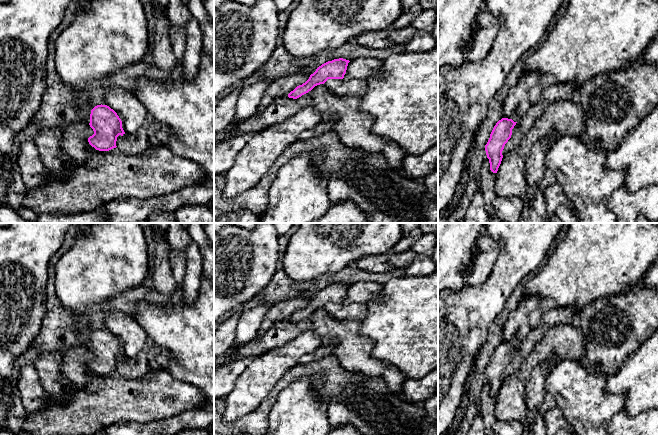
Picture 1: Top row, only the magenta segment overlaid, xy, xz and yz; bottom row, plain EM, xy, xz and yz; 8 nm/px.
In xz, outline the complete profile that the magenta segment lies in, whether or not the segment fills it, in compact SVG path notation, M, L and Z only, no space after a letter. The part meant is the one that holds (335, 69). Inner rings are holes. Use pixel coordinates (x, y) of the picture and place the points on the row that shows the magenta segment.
M339 58L322 64L305 83L291 91L288 97L297 99L311 91L315 86L324 84L328 79L343 79L349 62L349 60Z

